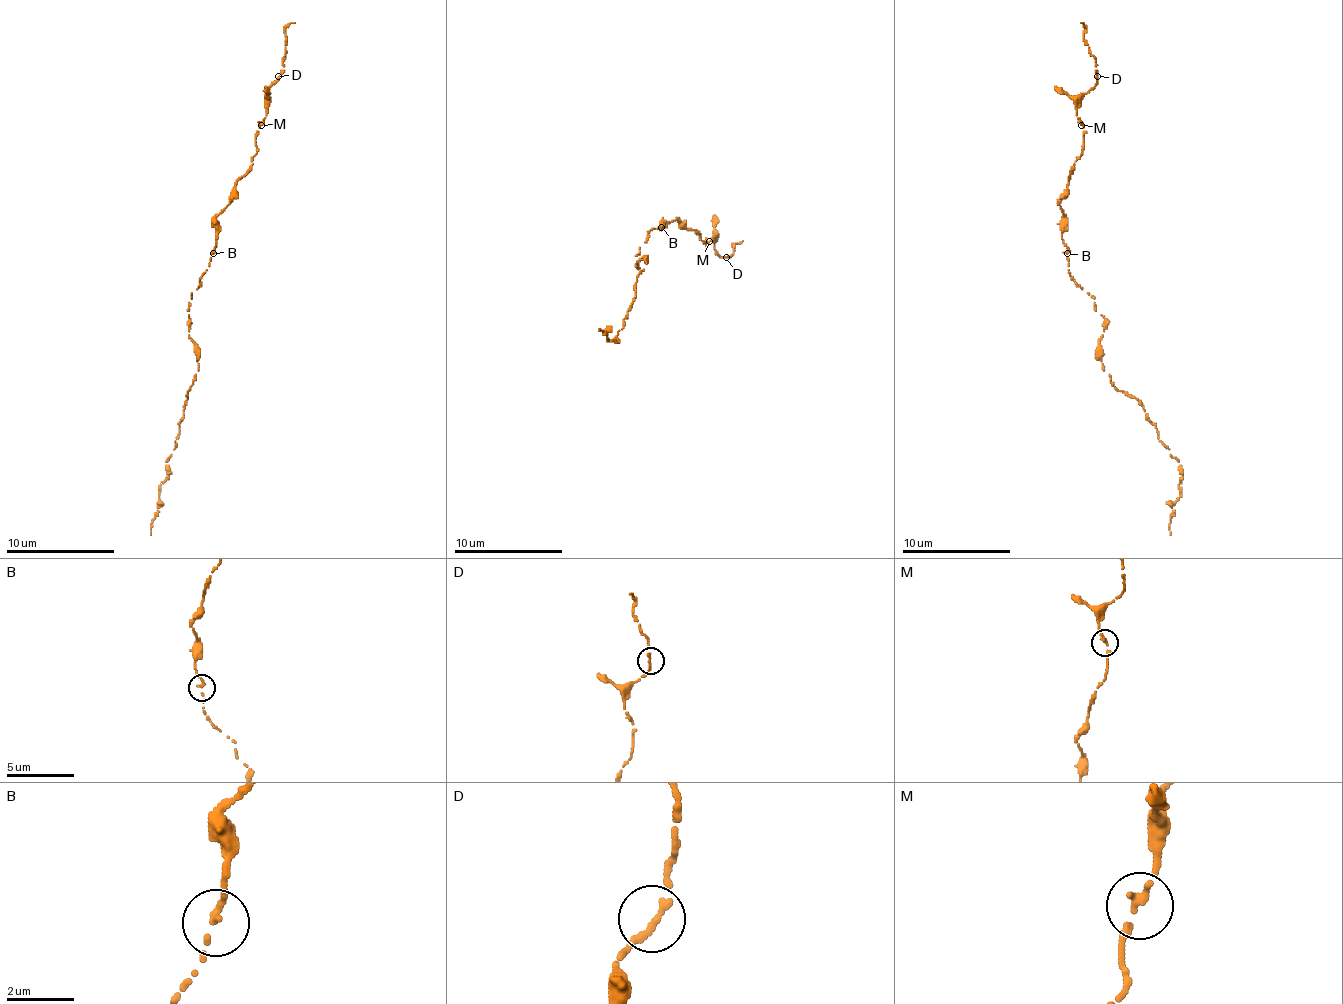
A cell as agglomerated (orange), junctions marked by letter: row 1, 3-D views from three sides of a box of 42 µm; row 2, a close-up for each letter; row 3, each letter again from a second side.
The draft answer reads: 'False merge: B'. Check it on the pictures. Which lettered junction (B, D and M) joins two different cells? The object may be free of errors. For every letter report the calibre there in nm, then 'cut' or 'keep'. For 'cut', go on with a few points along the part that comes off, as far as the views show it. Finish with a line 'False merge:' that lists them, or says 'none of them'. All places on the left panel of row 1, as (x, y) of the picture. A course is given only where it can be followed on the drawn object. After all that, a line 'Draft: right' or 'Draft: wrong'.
B: 180 nm | keep
D: 180 nm | keep
M: 180 nm | keep
False merge: none of them
Draft: wrong

